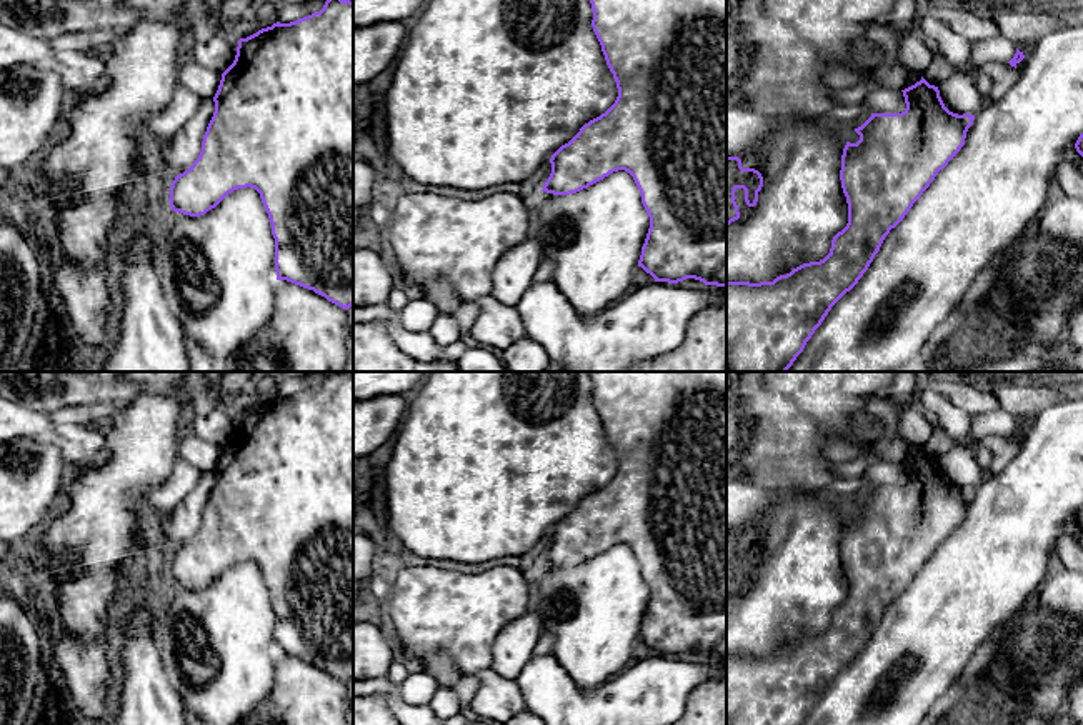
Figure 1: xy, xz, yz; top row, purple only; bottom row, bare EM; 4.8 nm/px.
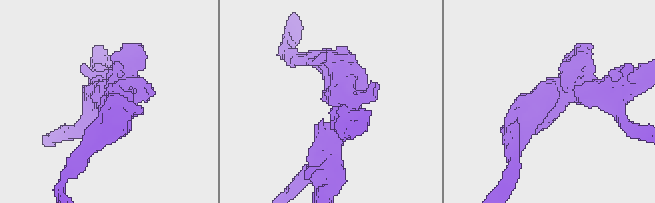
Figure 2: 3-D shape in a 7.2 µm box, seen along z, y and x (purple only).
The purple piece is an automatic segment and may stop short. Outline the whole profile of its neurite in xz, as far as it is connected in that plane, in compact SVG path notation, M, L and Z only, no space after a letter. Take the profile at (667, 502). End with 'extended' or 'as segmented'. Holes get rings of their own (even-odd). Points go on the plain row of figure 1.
M588 372L591 400L618 470L600 490L585 497L550 532L551 547L542 565L576 567L613 545L628 545L650 590L638 640L655 655L695 652L726 660L726 372Z; as segmented

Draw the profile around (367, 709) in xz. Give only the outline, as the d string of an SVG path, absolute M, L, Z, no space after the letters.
M353 695L353 725L402 725L377 695Z

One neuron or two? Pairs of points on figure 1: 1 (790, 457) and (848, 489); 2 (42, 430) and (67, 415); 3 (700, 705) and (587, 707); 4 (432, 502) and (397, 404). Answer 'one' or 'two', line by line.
1: two
2: two
3: two
4: two

